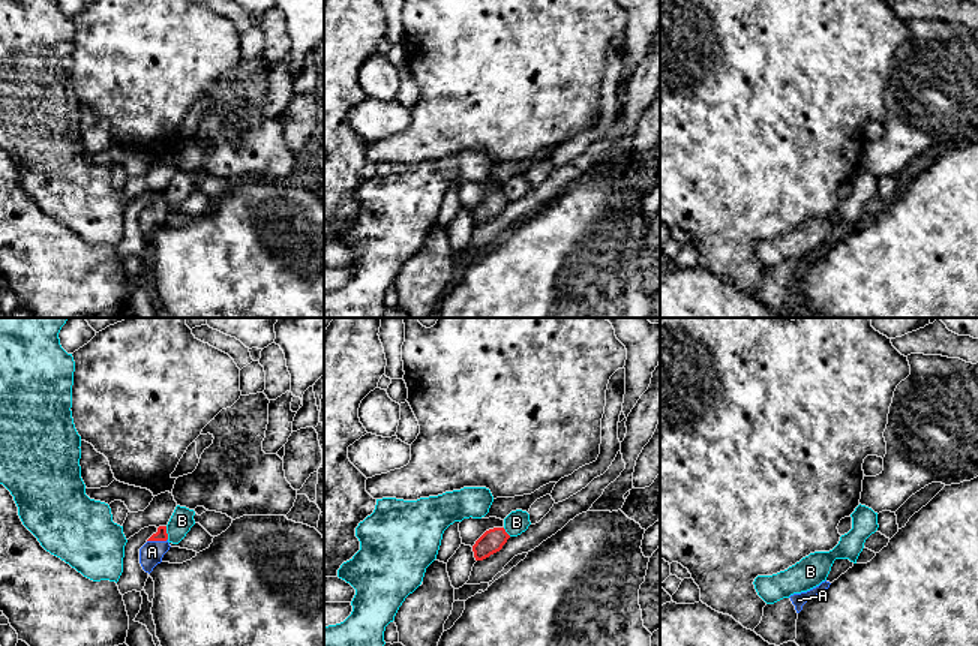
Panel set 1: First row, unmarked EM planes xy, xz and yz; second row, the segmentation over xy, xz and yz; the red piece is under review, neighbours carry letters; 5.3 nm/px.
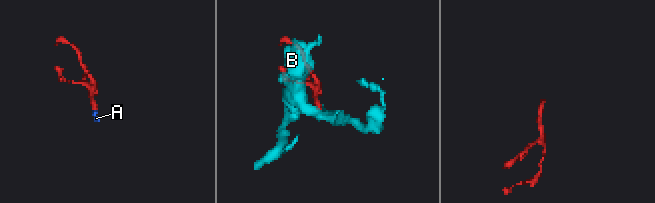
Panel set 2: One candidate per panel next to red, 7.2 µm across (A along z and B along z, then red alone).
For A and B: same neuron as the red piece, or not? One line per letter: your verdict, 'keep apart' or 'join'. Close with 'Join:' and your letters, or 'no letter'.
A: join
B: keep apart
Join: A

